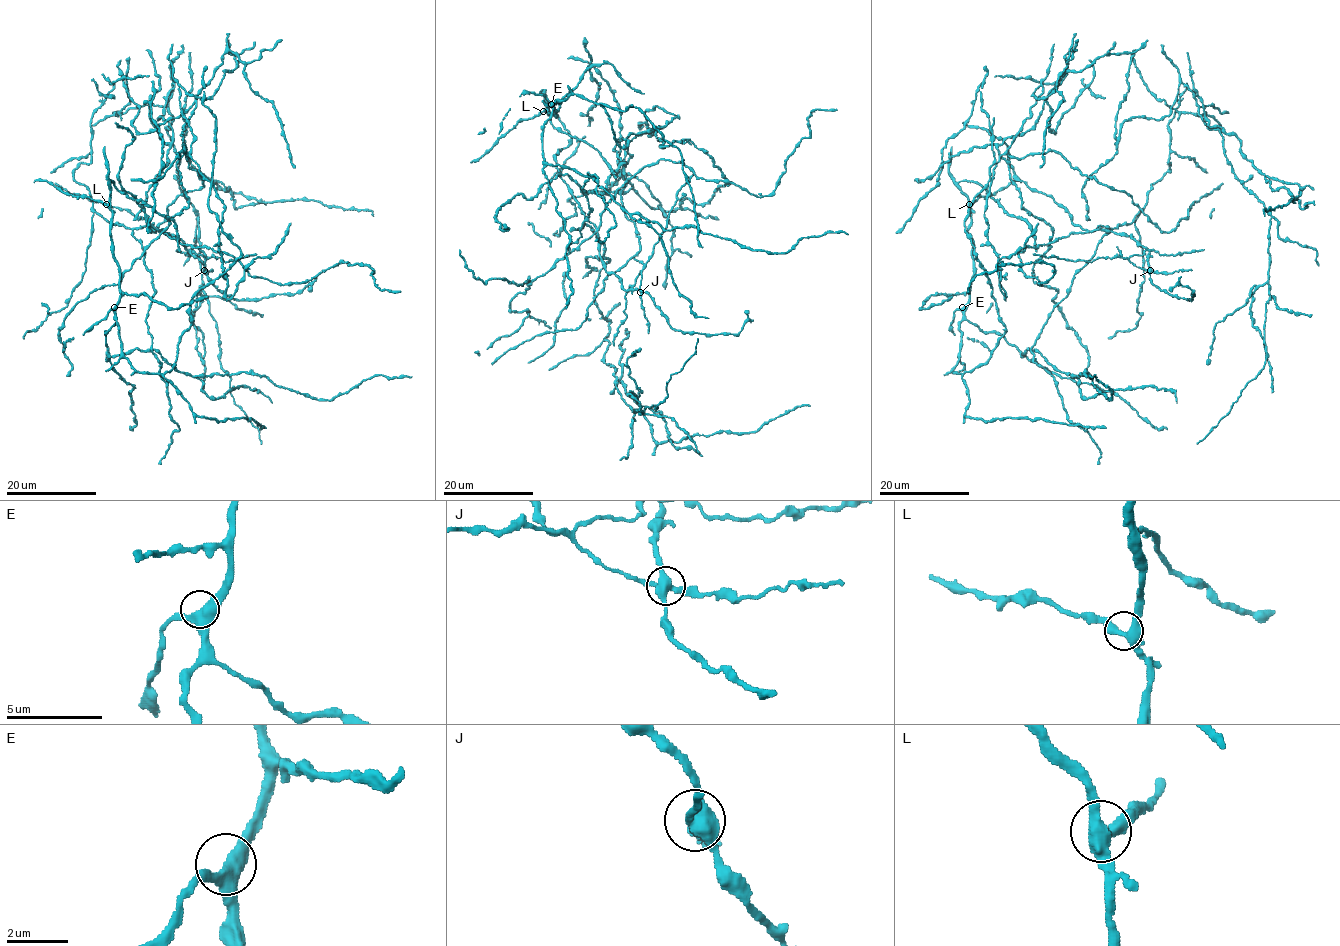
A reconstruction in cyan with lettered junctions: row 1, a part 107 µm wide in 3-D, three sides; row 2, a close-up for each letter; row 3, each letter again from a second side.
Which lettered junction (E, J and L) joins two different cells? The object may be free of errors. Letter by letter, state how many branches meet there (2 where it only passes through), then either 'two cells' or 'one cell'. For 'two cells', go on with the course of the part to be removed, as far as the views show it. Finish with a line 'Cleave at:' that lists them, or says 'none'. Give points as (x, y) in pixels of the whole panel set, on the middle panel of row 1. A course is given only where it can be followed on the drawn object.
E: 3 branches meet; one cell
J: 4 branches meet; two cells; foreign part runs (641, 292), (642, 270), (665, 228), (677, 192), (692, 174)
L: 4 branches meet; one cell
Cleave at: J

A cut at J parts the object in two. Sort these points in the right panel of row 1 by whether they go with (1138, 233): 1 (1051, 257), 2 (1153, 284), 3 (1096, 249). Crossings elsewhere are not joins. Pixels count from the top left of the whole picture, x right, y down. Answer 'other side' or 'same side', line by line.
1: other side
2: same side
3: same side

